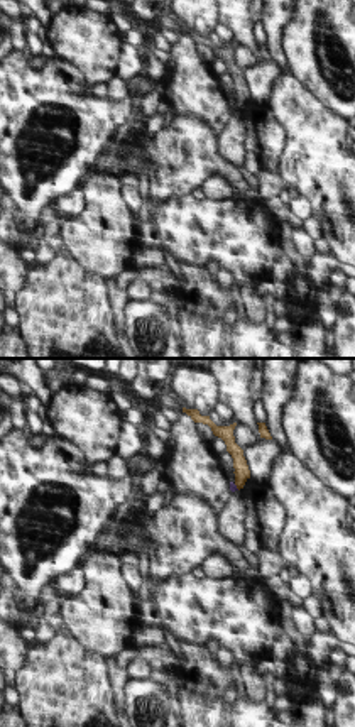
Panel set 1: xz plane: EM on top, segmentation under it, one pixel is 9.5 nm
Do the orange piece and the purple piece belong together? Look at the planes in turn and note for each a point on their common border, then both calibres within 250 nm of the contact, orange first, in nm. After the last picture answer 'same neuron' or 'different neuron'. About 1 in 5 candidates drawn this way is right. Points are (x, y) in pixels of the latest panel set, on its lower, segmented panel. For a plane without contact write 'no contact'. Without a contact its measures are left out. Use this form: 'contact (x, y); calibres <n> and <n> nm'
contact (237, 487); calibres 140 and 60 nm

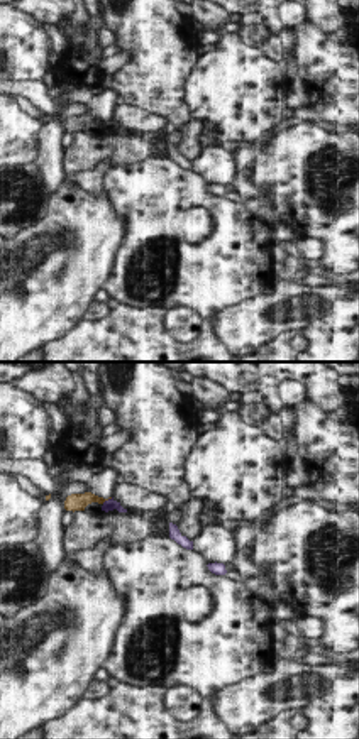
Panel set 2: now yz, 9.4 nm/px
contact (107, 499); calibres 140 and 120 nm

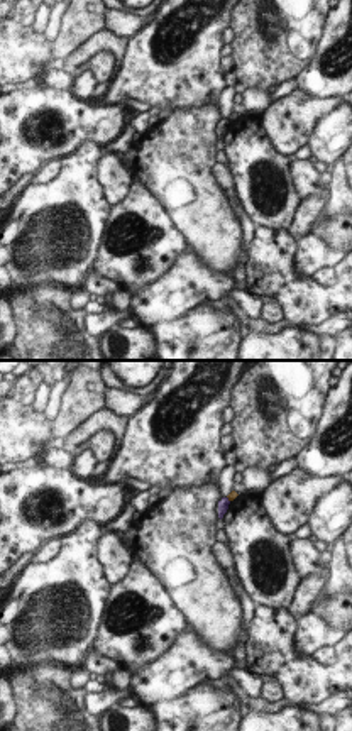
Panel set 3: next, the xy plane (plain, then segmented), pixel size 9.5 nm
contact (229, 500); calibres 70 and 100 nm

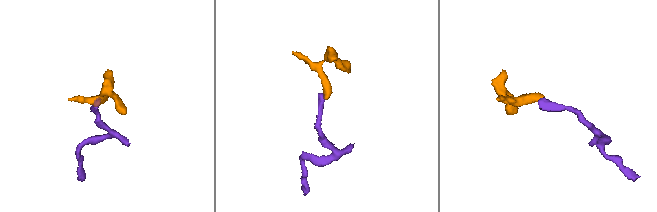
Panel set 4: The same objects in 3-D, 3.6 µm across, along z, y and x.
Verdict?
different neuron

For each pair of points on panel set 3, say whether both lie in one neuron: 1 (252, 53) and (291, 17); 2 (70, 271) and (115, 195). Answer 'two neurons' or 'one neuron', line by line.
1: one neuron
2: two neurons

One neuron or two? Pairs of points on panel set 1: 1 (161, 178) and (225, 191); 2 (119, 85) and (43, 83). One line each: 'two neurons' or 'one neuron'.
1: two neurons
2: two neurons

